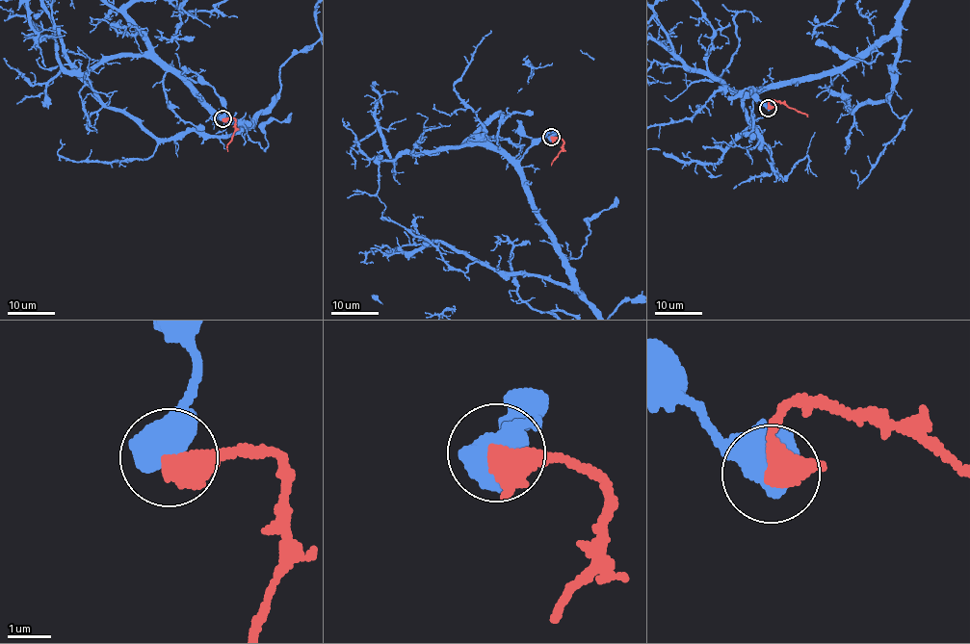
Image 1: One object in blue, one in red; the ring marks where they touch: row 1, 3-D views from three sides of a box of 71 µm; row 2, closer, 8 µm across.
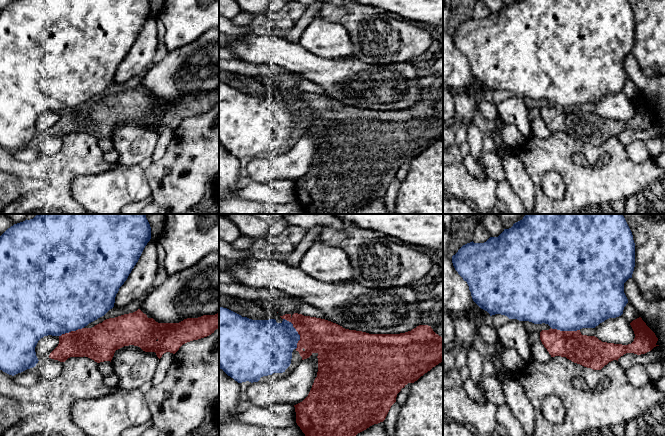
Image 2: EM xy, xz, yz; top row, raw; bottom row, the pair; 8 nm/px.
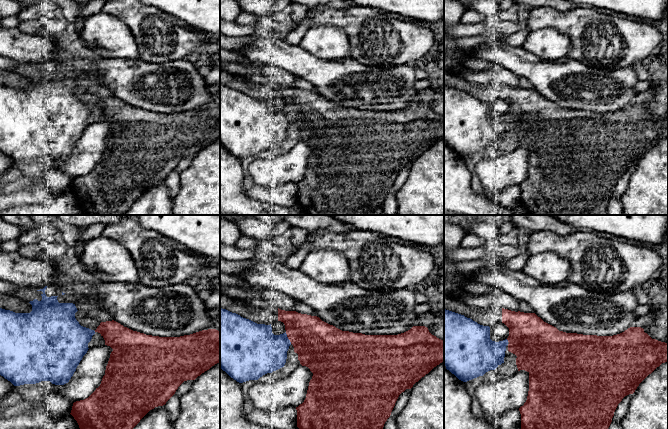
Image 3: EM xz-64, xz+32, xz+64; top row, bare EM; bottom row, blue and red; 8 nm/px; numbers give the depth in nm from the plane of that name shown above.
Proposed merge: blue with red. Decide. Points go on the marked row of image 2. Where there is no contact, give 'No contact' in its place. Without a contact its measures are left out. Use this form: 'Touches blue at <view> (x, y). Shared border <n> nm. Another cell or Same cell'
Touches blue at xz (297, 332). Shared border 260 nm. Another cell

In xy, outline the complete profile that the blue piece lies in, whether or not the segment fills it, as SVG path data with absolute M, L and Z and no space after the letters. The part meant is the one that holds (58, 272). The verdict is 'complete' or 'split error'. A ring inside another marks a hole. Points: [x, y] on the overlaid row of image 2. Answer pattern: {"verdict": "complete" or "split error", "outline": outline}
{"verdict": "complete", "outline": "M37 214L33 219L14 224L0 236L0 370L16 375L38 363L35 347L44 336L61 336L76 331L104 316L114 307L119 288L127 280L151 239L151 227L145 214Z"}

